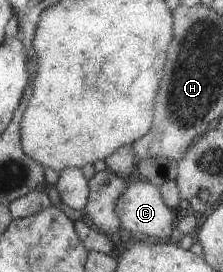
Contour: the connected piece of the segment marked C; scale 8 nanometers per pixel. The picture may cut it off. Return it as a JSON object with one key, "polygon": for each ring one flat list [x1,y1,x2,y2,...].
{"polygon":[[148,181,130,183,116,206,122,228,144,238,148,235,165,239,178,229,175,213,163,197,161,187]]}

